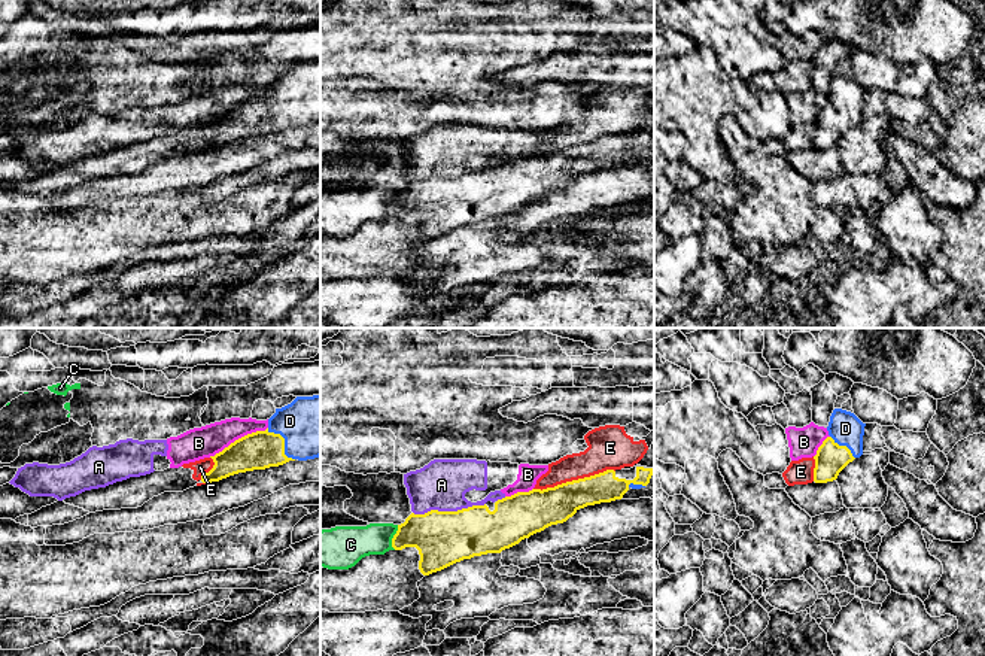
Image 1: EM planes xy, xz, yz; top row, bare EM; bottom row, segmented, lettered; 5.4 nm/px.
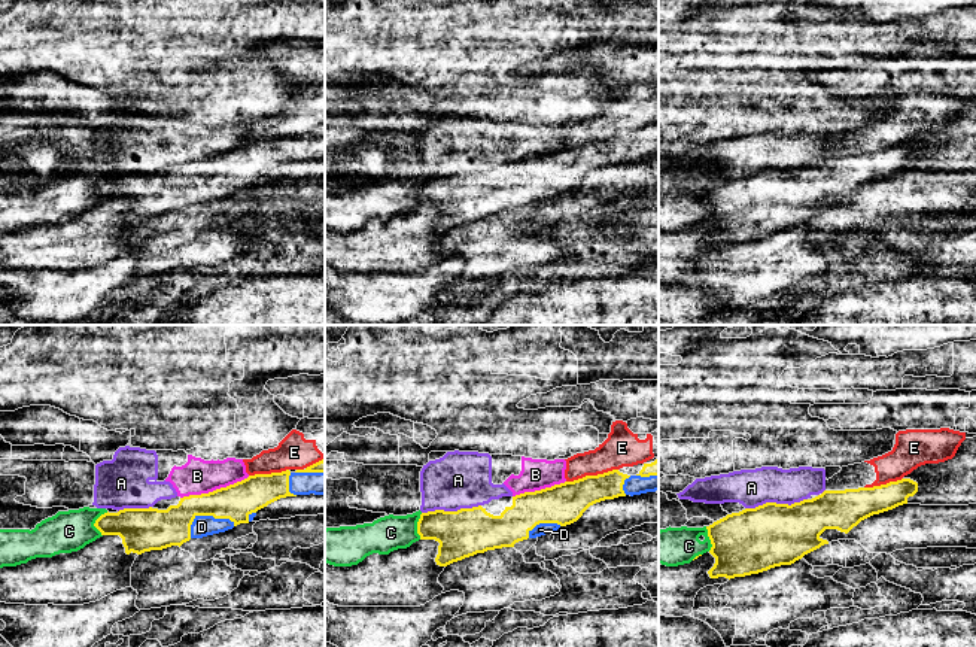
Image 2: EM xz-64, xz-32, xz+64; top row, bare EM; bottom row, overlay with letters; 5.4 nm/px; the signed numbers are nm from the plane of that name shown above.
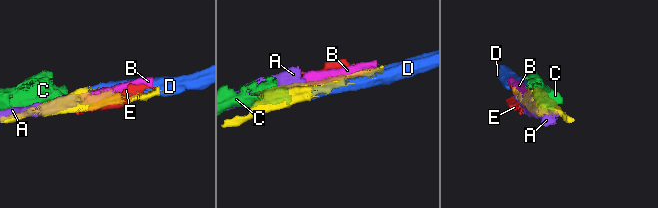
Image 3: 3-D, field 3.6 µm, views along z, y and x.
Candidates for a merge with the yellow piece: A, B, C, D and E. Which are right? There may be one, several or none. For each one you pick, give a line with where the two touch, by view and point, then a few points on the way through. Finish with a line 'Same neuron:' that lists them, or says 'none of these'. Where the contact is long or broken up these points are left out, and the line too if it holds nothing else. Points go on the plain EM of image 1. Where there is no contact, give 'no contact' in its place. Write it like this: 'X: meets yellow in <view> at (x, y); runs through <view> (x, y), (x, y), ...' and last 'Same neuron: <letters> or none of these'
D: meets yellow in xy at (283, 109)
Same neuron: D

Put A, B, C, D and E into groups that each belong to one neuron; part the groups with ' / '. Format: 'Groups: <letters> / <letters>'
Groups: A B / C / D / E

